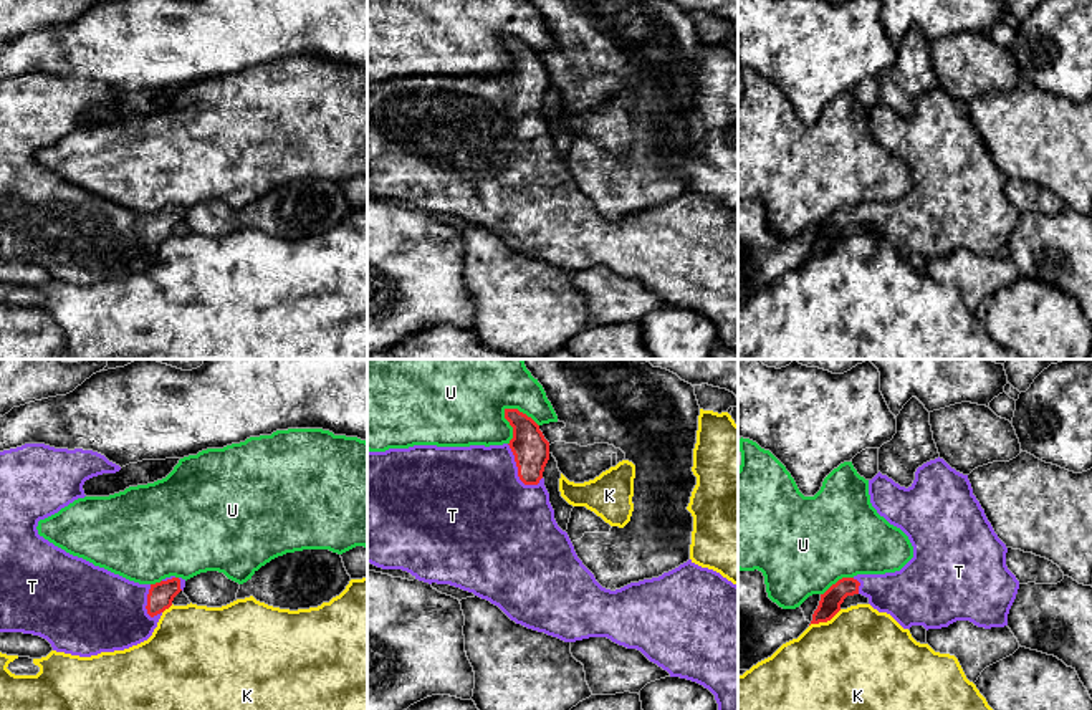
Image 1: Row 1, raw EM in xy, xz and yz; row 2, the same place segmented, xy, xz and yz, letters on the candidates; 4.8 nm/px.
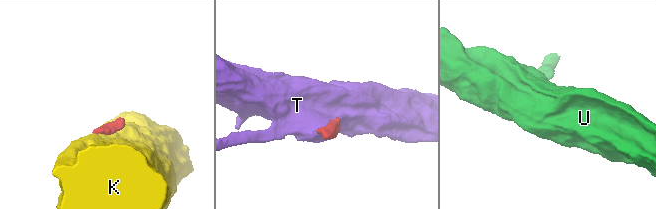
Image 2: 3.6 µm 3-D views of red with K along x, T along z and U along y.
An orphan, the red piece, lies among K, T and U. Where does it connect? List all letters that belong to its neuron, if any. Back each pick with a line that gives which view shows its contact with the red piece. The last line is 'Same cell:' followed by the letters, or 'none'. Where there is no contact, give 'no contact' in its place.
T: meets red in xz
Same cell: T

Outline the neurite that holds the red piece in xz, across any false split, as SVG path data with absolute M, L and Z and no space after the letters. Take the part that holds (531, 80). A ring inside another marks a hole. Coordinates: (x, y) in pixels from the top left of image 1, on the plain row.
M505 38L505 48L513 56L513 68L503 74L367 79L367 192L407 200L429 213L450 213L473 222L498 235L516 253L564 271L607 266L637 278L670 306L708 318L718 333L718 344L738 349L738 215L688 189L659 207L615 220L602 217L554 149L543 108L549 71L539 55L518 38Z

